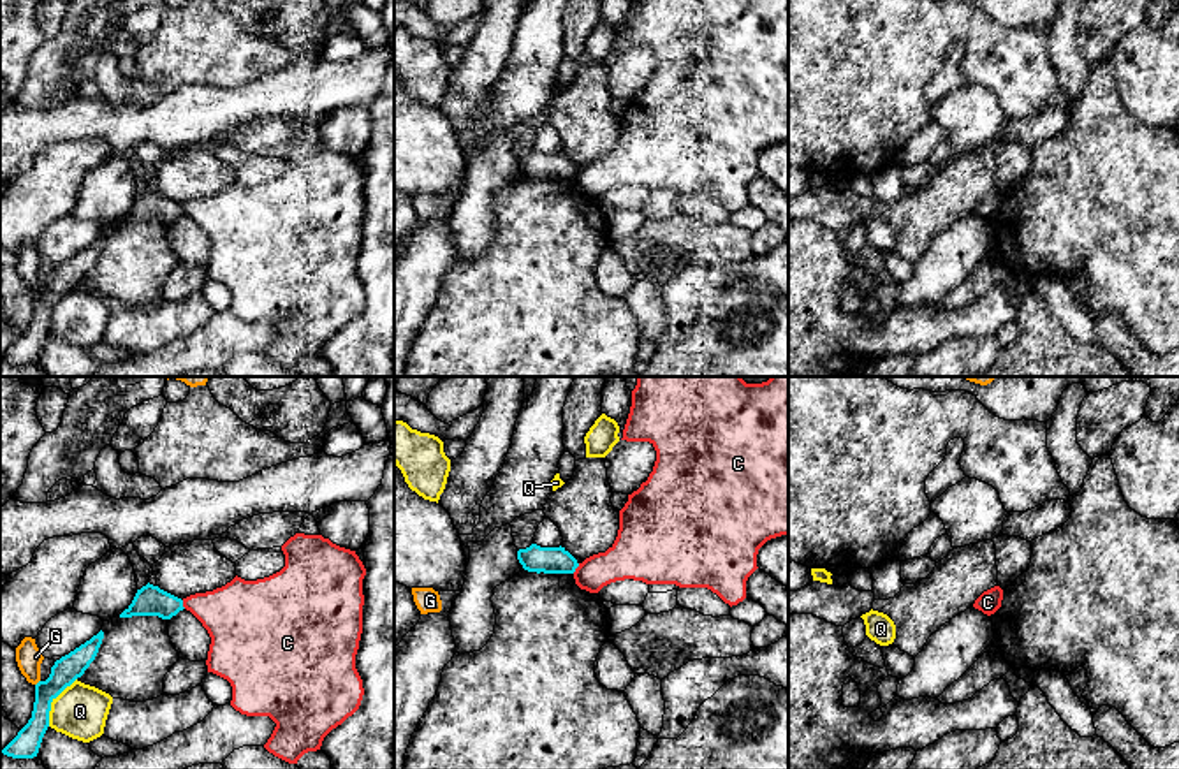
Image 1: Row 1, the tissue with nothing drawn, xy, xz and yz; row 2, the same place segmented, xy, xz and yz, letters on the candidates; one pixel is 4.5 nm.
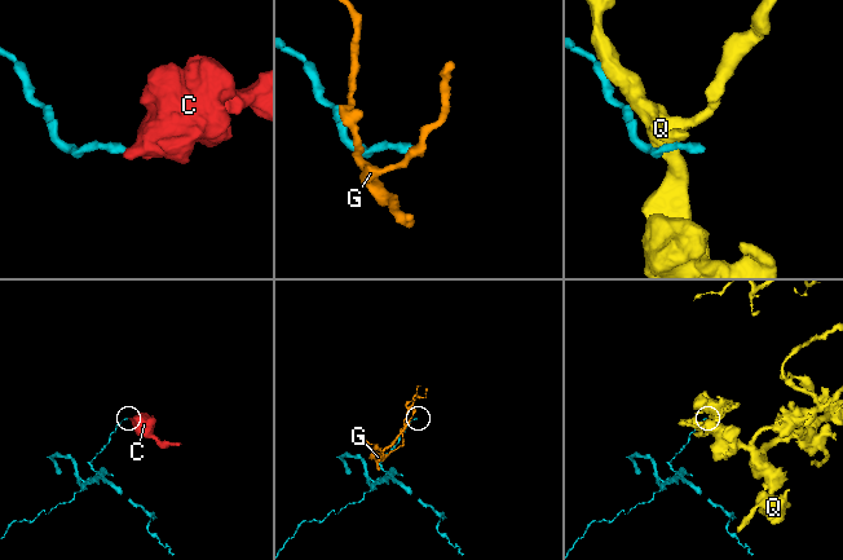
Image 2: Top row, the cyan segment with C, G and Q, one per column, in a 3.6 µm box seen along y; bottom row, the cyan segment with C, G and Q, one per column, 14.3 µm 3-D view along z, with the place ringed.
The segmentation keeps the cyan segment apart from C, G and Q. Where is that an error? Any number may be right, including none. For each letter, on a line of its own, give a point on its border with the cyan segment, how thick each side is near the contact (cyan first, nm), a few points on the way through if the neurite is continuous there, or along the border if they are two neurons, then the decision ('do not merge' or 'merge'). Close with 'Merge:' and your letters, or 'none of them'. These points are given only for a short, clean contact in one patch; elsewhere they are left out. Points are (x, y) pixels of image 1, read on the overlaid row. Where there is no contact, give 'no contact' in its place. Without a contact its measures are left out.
C: meets cyan in xz at (576, 567); 130 nm thick on the cyan side, 190 nm on the other; border along xz (579, 563), (572, 572); do not merge
G: meets cyan in xy at (37, 683); 120 nm thick on the cyan side, 120 nm on the other; border along xy (39, 680), (36, 685); do not merge
Q: meets cyan in xy at (51, 701); 120 nm thick on the cyan side, 240 nm on the other; border along xy (76, 678), (51, 703), (48, 725); do not merge
Merge: none of them

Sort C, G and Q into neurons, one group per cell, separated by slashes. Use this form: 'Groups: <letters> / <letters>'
Groups: C / G / Q

